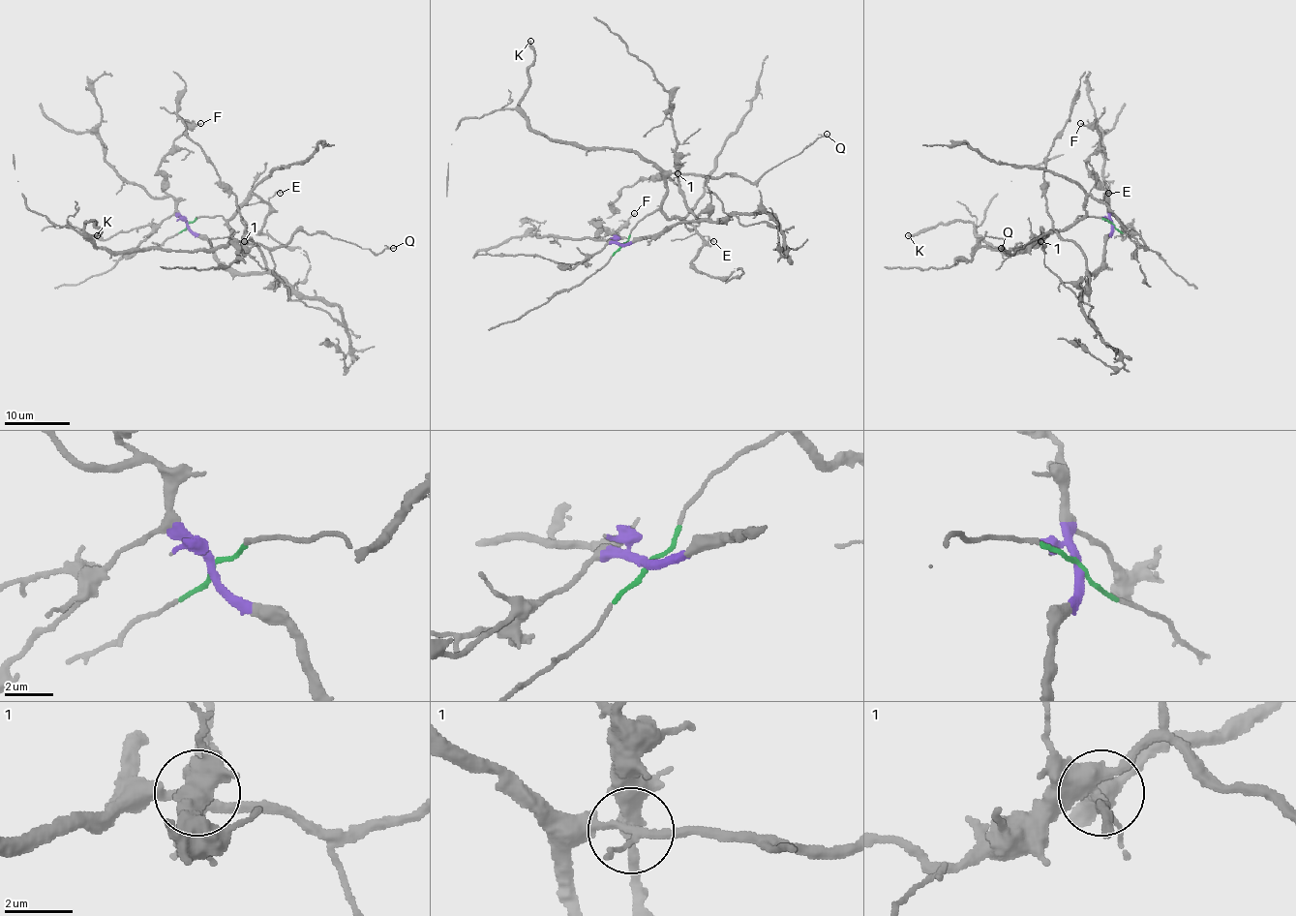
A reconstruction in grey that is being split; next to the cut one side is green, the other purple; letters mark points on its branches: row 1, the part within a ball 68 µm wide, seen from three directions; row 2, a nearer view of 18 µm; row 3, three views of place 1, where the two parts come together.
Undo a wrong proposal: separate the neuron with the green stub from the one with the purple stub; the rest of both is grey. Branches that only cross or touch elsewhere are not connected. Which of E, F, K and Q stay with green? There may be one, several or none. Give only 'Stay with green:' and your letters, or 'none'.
Stay with green: E, K, Q

